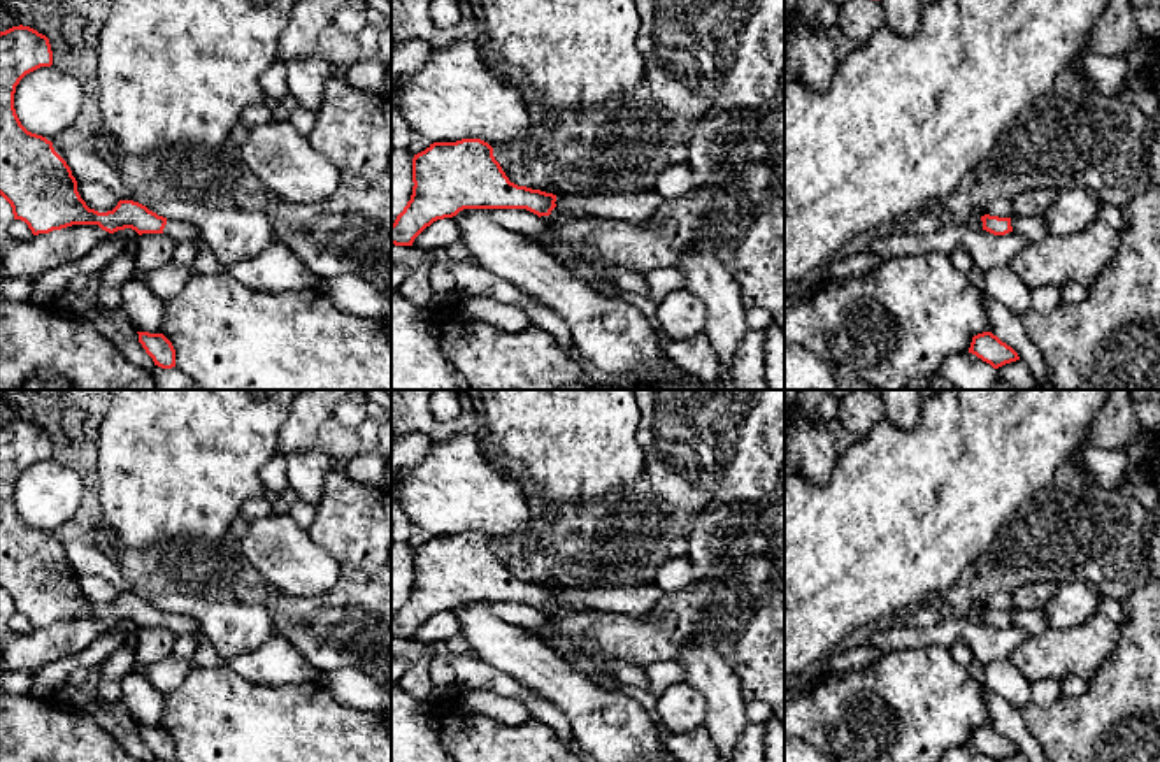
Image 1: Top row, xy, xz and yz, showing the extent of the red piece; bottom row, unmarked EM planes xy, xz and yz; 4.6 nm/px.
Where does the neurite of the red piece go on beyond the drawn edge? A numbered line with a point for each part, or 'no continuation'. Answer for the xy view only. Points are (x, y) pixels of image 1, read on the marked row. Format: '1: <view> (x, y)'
1: xy (179, 230)

